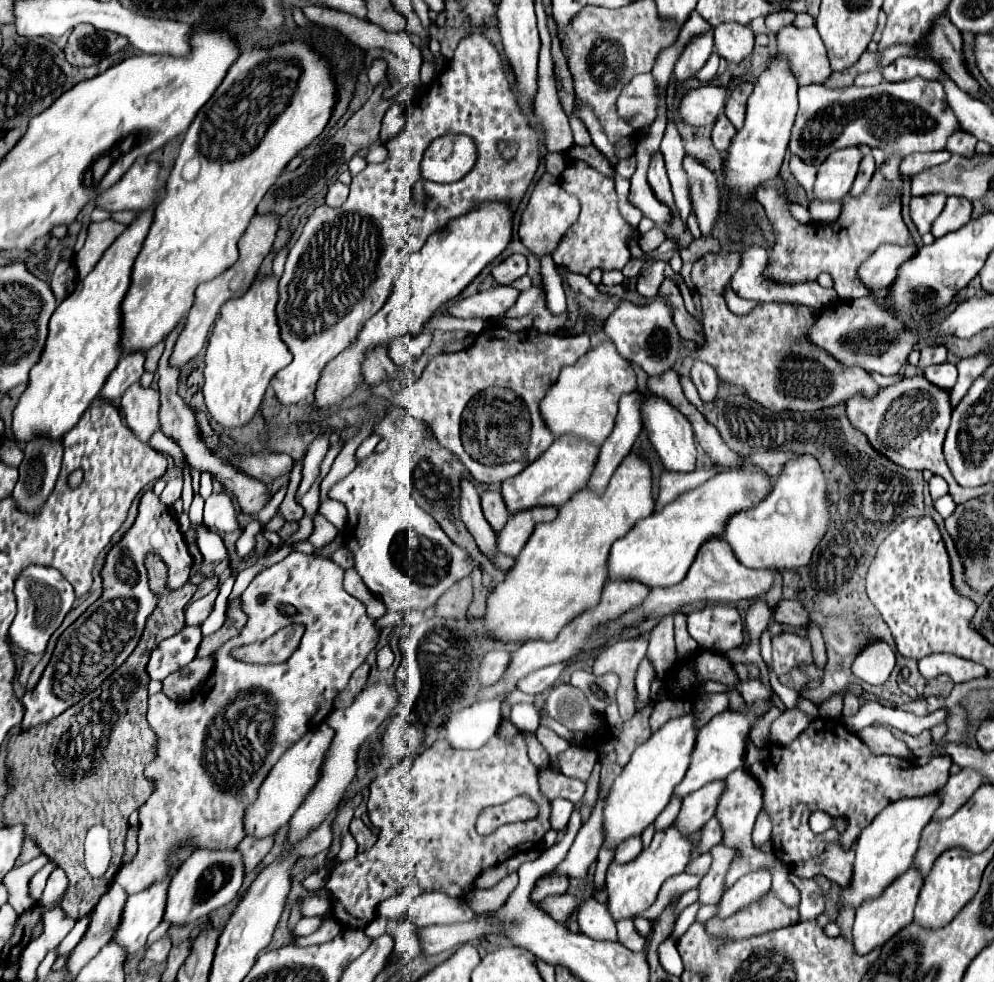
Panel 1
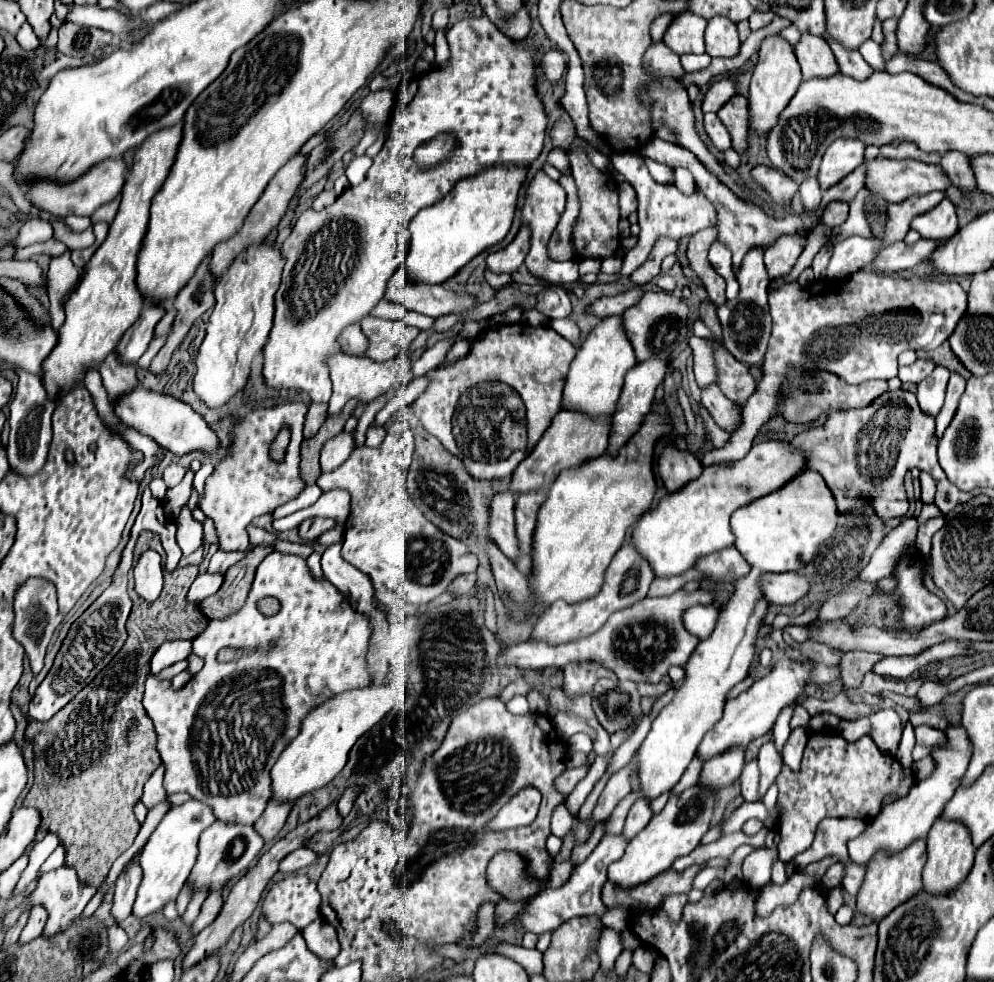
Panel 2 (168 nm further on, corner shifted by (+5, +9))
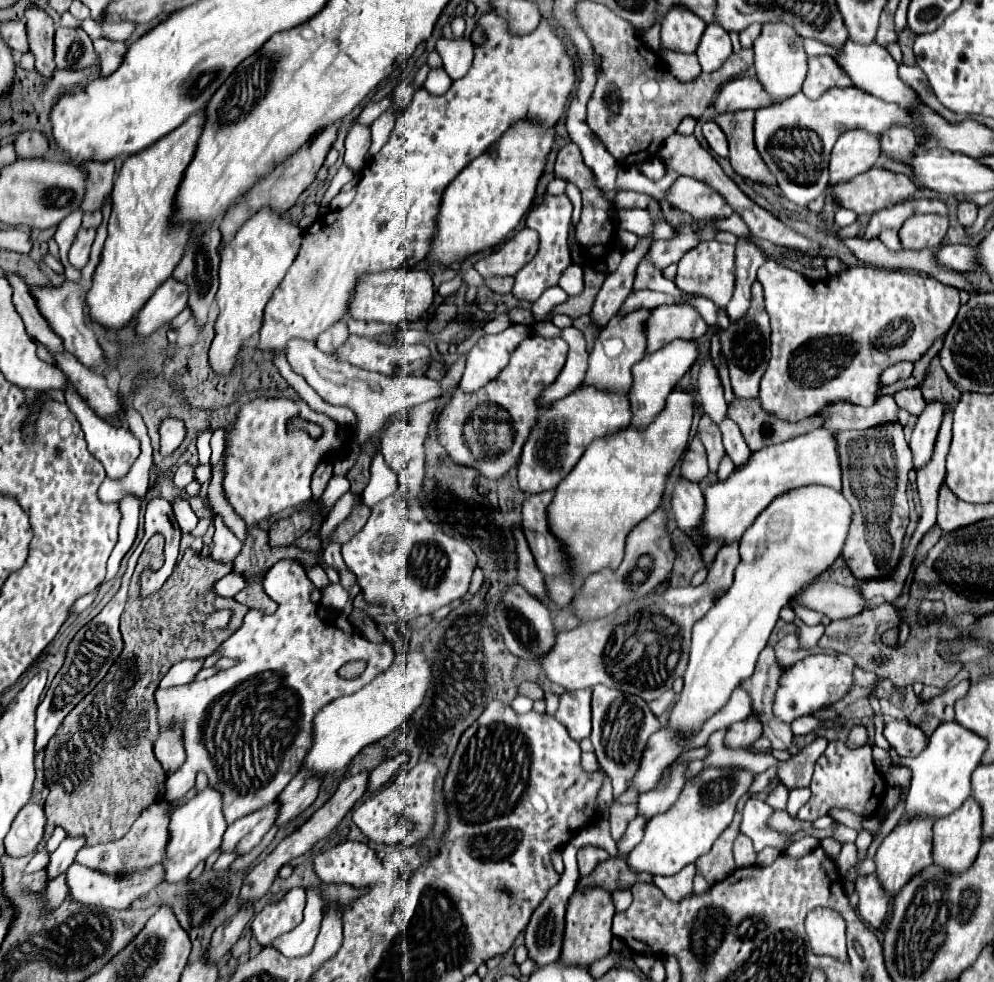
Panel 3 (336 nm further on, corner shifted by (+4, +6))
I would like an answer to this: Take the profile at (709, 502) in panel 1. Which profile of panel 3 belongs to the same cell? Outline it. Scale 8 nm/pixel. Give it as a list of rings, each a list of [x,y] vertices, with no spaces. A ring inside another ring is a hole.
[[[815,429],[811,433],[789,439],[785,443],[763,447],[761,451],[751,453],[747,463],[735,467],[735,471],[725,481],[717,479],[707,483],[705,513],[699,525],[701,537],[707,539],[705,543],[715,539],[733,543],[741,539],[743,531],[777,495],[813,483],[829,485],[837,491],[841,489],[841,471],[839,471],[839,457],[835,451],[835,439],[833,439],[833,431],[827,429]]]

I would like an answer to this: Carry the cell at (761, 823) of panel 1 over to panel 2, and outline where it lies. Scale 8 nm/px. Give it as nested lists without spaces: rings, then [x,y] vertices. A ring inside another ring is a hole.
[[[768,742],[760,748],[758,752],[758,768],[760,768],[760,794],[764,796],[764,792],[768,790],[768,786],[776,780],[776,776],[780,774],[780,756],[774,748],[774,742]]]

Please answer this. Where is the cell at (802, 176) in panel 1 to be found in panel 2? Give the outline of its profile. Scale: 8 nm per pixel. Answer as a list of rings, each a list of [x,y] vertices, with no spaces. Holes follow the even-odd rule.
[[[810,178],[810,182],[802,182],[800,186],[800,196],[802,196],[802,202],[804,202],[804,210],[806,212],[812,212],[820,206],[820,198],[822,198],[822,190],[818,186],[818,180],[816,178]]]

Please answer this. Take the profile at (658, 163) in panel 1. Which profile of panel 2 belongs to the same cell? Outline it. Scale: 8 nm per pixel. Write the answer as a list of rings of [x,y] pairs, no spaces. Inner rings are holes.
[[[612,156],[612,166],[626,176],[626,182],[636,190],[638,196],[638,224],[640,224],[640,234],[638,242],[632,250],[624,254],[624,264],[620,270],[620,278],[628,278],[650,254],[656,238],[660,236],[670,236],[674,240],[680,240],[684,236],[692,236],[702,228],[716,226],[716,210],[714,206],[702,196],[702,194],[692,194],[686,196],[682,194],[676,186],[662,186],[656,184],[642,160],[642,156]]]

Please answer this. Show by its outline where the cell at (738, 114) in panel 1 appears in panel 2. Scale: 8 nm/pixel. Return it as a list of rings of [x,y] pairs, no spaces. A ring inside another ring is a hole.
[[[736,94],[720,110],[718,118],[728,128],[732,136],[732,148],[742,156],[748,150],[748,102],[744,96]]]

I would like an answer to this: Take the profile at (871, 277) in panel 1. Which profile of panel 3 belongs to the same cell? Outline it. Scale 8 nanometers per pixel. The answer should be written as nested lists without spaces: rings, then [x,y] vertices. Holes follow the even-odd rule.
[[[945,245],[935,253],[937,263],[955,271],[977,271],[975,249],[967,245]]]

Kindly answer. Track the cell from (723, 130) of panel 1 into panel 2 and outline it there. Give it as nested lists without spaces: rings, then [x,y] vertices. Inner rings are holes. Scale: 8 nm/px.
[[[712,112],[704,114],[704,128],[706,128],[712,144],[720,152],[724,152],[724,150],[730,148],[730,134],[728,134],[728,130],[724,128],[724,124],[720,122],[720,118],[716,114],[712,114]]]

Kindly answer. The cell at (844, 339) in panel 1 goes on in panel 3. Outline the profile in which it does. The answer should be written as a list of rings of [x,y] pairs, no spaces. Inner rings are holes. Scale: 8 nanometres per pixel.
[[[767,261],[765,265],[759,267],[757,273],[757,281],[763,285],[765,289],[765,307],[771,319],[771,361],[769,367],[761,379],[761,391],[759,391],[759,401],[761,407],[775,415],[781,421],[789,421],[789,423],[797,423],[809,415],[817,415],[827,403],[831,401],[839,401],[839,399],[847,399],[855,405],[863,405],[869,407],[871,403],[875,403],[877,393],[885,387],[881,383],[881,373],[885,371],[885,367],[897,363],[897,361],[917,361],[921,359],[927,349],[931,347],[931,343],[939,337],[945,337],[957,311],[959,311],[959,289],[951,287],[951,285],[943,285],[937,279],[931,279],[929,275],[919,275],[915,271],[889,271],[889,269],[879,269],[879,267],[869,267],[869,265],[861,265],[861,267],[849,267],[847,271],[843,271],[837,277],[827,277],[827,279],[811,279],[807,281],[801,273],[783,267],[777,261]]]

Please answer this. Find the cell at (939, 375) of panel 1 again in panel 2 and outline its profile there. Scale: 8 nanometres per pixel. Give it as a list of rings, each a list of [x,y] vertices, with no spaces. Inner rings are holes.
[[[936,366],[934,372],[916,386],[918,404],[922,404],[922,412],[926,412],[928,416],[938,416],[944,394],[946,394],[948,376],[950,376],[950,372],[946,368]]]

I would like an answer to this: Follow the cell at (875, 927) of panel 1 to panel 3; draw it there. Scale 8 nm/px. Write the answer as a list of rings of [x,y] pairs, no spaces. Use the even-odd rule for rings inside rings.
[[[911,819],[907,823],[899,823],[879,845],[877,853],[875,853],[875,865],[877,865],[877,879],[879,883],[883,883],[883,891],[887,891],[887,895],[897,895],[901,891],[901,887],[905,887],[905,883],[909,883],[911,877],[915,877],[917,873],[921,873],[925,867],[929,867],[931,861],[931,825],[933,819]]]

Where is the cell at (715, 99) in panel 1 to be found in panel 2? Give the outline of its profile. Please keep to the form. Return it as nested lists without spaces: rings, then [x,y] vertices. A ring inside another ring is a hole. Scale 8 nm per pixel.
[[[722,78],[718,82],[714,82],[702,102],[702,110],[704,112],[718,112],[718,108],[722,108],[722,104],[726,104],[726,100],[730,100],[730,96],[736,94],[736,80],[732,78]]]

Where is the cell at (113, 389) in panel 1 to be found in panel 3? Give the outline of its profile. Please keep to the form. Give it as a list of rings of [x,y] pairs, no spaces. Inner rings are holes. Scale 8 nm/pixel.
[[[167,279],[137,315],[135,331],[139,337],[149,337],[159,327],[169,323],[187,307],[187,287],[175,279]]]

